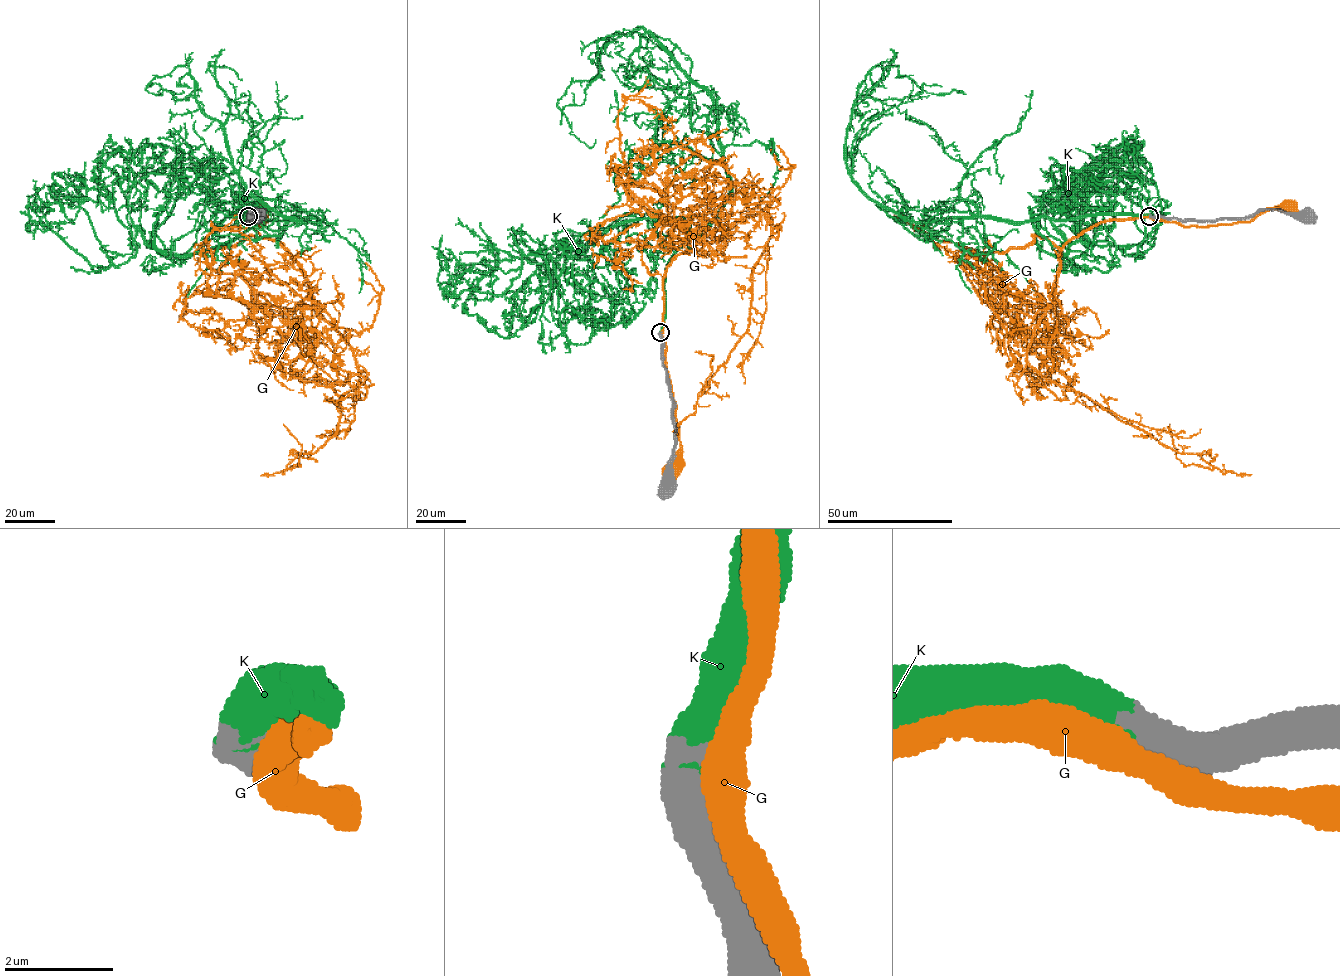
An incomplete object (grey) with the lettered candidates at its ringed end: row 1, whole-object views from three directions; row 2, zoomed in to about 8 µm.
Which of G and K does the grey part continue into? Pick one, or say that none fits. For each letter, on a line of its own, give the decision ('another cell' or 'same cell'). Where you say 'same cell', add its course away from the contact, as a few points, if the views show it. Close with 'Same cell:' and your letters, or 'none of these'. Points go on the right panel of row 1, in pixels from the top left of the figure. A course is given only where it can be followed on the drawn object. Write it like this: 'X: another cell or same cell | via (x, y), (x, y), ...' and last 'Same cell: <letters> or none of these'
G: another cell
K: same cell | via (1150, 216), (1051, 219), (1059, 246), (1035, 219), (1092, 243), (1072, 265), (1107, 272), (1114, 217), (1065, 193)
Same cell: K

